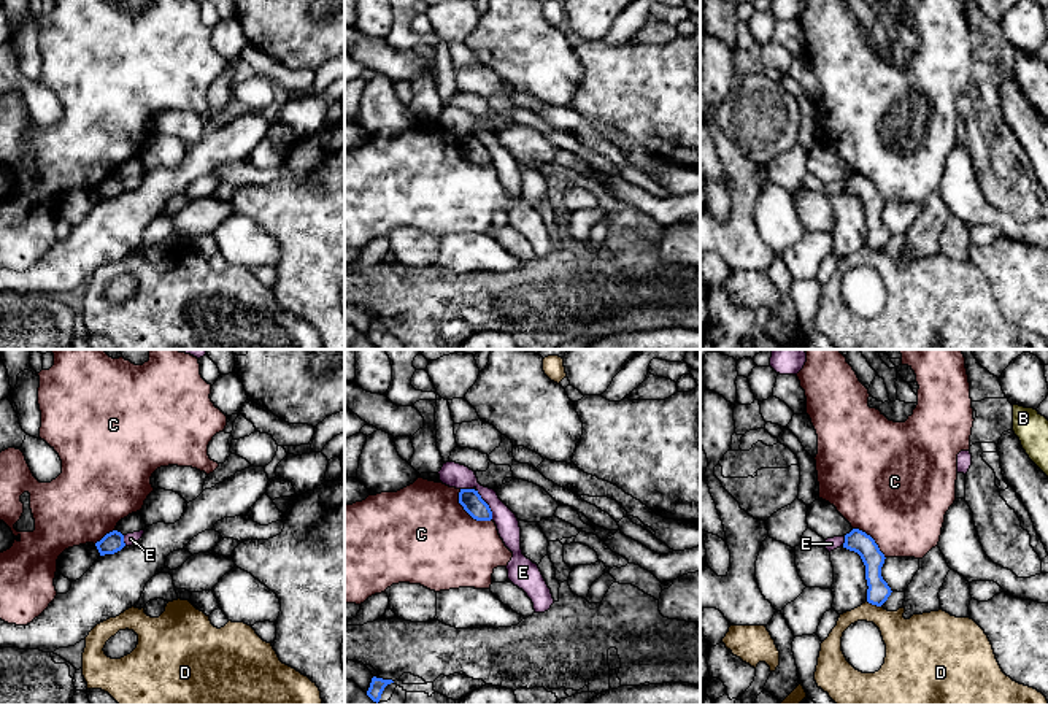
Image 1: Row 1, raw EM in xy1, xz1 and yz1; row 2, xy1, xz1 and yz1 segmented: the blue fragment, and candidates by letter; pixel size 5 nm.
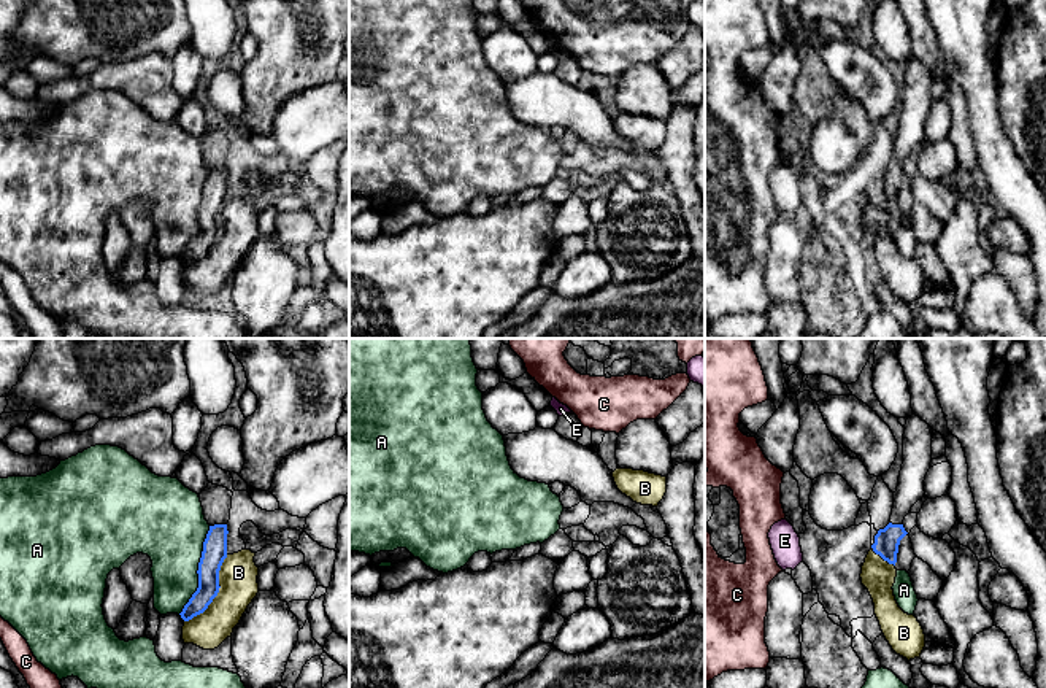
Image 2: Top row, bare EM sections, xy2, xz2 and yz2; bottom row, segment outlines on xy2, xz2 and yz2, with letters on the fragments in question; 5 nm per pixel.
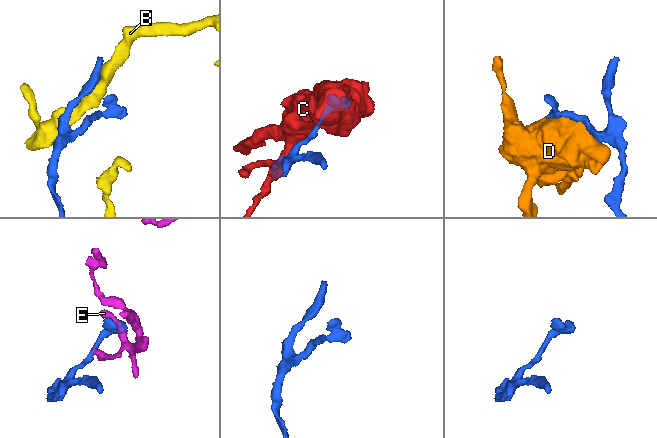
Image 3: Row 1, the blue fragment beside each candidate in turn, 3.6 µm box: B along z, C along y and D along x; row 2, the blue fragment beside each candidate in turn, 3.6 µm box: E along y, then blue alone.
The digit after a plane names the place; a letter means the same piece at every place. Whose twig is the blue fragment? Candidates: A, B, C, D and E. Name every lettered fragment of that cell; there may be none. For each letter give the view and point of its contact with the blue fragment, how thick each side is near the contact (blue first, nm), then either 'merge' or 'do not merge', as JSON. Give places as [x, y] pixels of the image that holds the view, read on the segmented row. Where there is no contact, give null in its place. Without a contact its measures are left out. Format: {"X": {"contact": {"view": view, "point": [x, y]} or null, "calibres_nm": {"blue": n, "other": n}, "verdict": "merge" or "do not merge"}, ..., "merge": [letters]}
{"A": {"contact": {"view": "xy2", "point": [197, 571]}, "calibres_nm": {"blue": 130, "other": 360}, "verdict": "do not merge"}, "B": {"contact": {"view": "xy2", "point": [218, 591]}, "calibres_nm": {"blue": 130, "other": 190}, "verdict": "do not merge"}, "C": {"contact": {"view": "xz1", "point": [469, 513]}, "calibres_nm": {"blue": 110, "other": 480}, "verdict": "do not merge"}, "D": {"contact": {"view": "yz1", "point": [874, 604]}, "calibres_nm": {"blue": 120, "other": 220}, "verdict": "do not merge"}, "E": {"contact": {"view": "xz1", "point": [486, 504]}, "calibres_nm": {"blue": 110, "other": 130}, "verdict": "do not merge"}, "merge": []}

